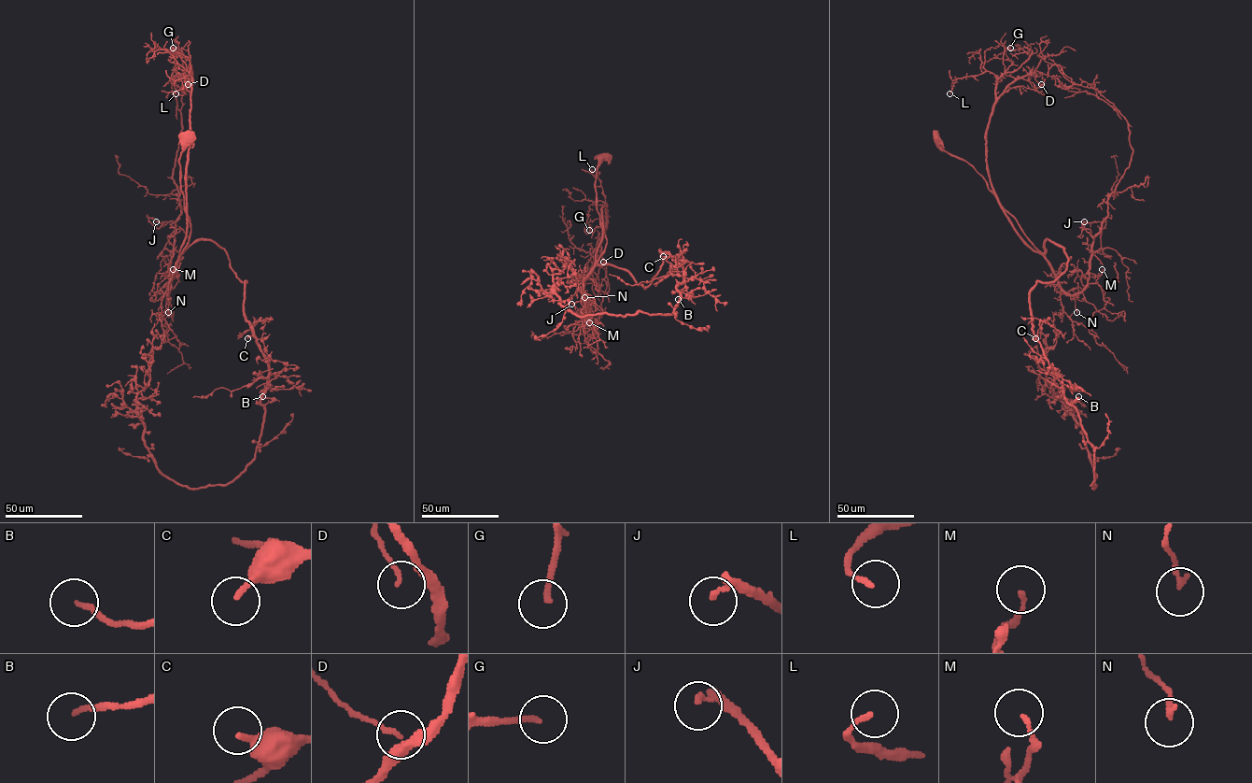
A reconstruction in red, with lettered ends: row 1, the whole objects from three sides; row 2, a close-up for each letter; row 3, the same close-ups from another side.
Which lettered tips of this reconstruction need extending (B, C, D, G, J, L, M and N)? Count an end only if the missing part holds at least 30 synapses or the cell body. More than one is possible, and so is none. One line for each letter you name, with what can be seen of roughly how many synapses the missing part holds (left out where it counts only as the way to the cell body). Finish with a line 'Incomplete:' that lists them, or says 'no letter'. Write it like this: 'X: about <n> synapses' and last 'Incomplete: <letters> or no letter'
J: about 40 synapses
Incomplete: J

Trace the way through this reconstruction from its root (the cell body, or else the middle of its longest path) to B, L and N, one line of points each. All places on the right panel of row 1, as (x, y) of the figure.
B: (936, 135), (1039, 250), (1047, 239), (1064, 249), (1067, 267), (1036, 282), (1030, 311), (1065, 399), (1078, 396)
L: (936, 135), (1040, 252), (1014, 228), (989, 177), (996, 77), (958, 78), (949, 93)
N: (936, 135), (944, 149), (967, 162), (982, 177), (1046, 260), (1057, 283), (1074, 297), (1076, 312)

